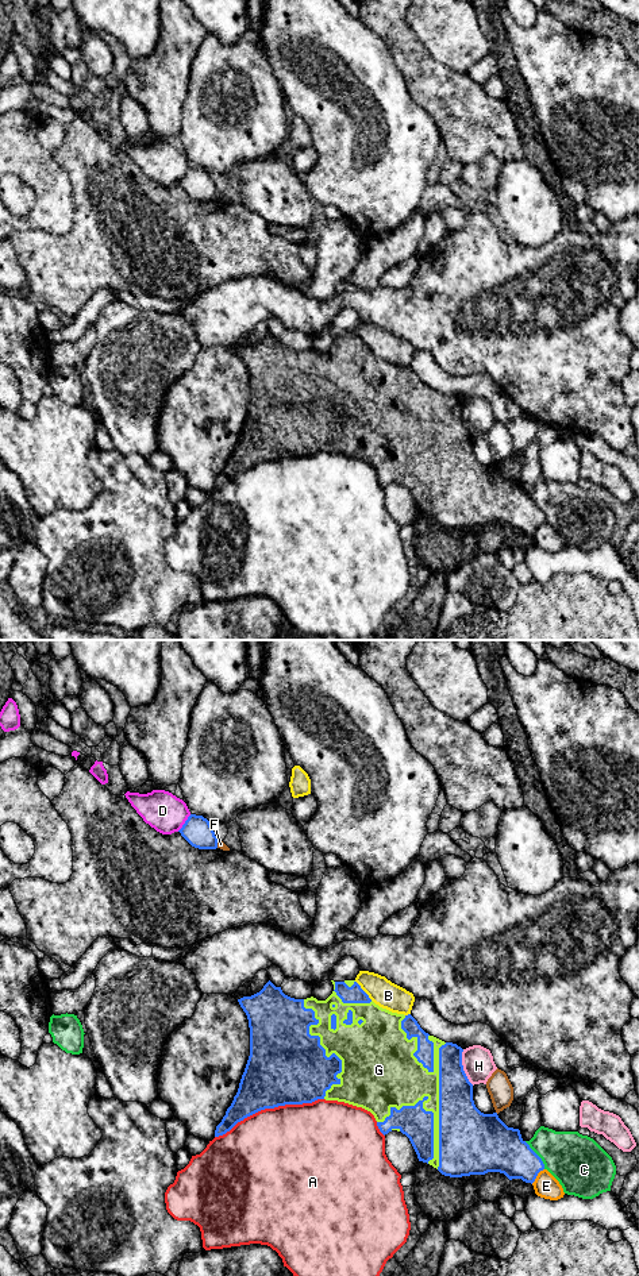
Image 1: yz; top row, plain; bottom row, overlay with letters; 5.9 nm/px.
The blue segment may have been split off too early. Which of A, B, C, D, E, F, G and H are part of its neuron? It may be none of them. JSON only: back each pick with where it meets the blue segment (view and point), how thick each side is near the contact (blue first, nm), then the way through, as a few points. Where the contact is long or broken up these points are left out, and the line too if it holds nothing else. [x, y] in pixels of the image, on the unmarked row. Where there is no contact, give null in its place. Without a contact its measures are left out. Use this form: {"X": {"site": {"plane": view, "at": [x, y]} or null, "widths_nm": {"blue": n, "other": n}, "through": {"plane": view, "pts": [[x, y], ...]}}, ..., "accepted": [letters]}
{"G": {"site": {"plane": "yz", "at": [324, 401]}, "widths_nm": {"blue": 460, "other": 320}}, "accepted": ["G"]}

